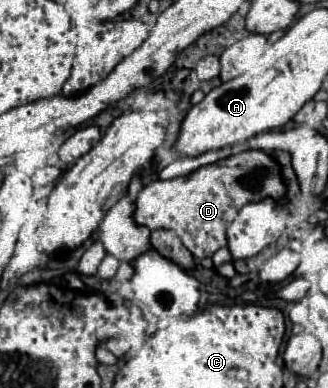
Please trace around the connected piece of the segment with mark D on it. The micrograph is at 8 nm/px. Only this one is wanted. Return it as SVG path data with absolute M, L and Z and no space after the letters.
M247 150L219 160L219 164L203 166L185 178L155 180L145 184L137 196L133 220L137 226L147 226L149 230L165 228L175 232L183 240L185 248L197 260L203 260L227 244L225 230L229 226L229 214L237 216L241 206L267 196L281 202L283 194L285 188L279 164L261 150Z

